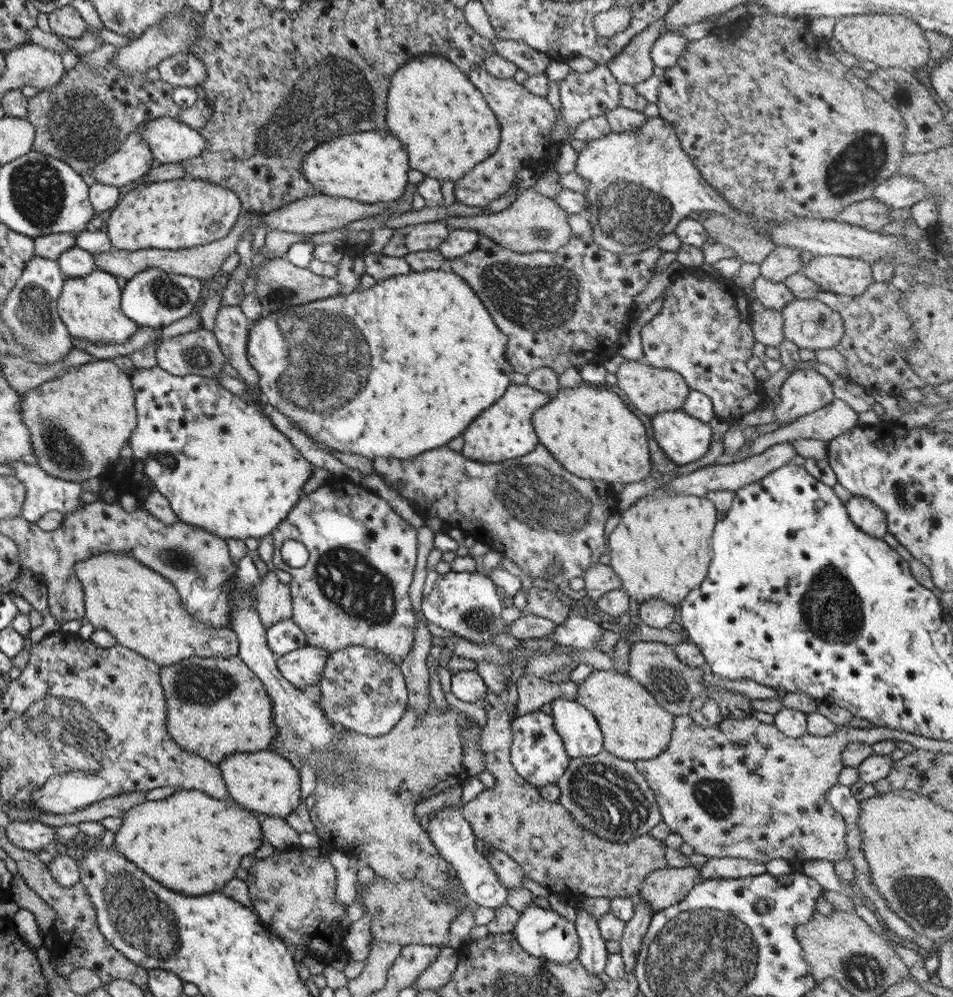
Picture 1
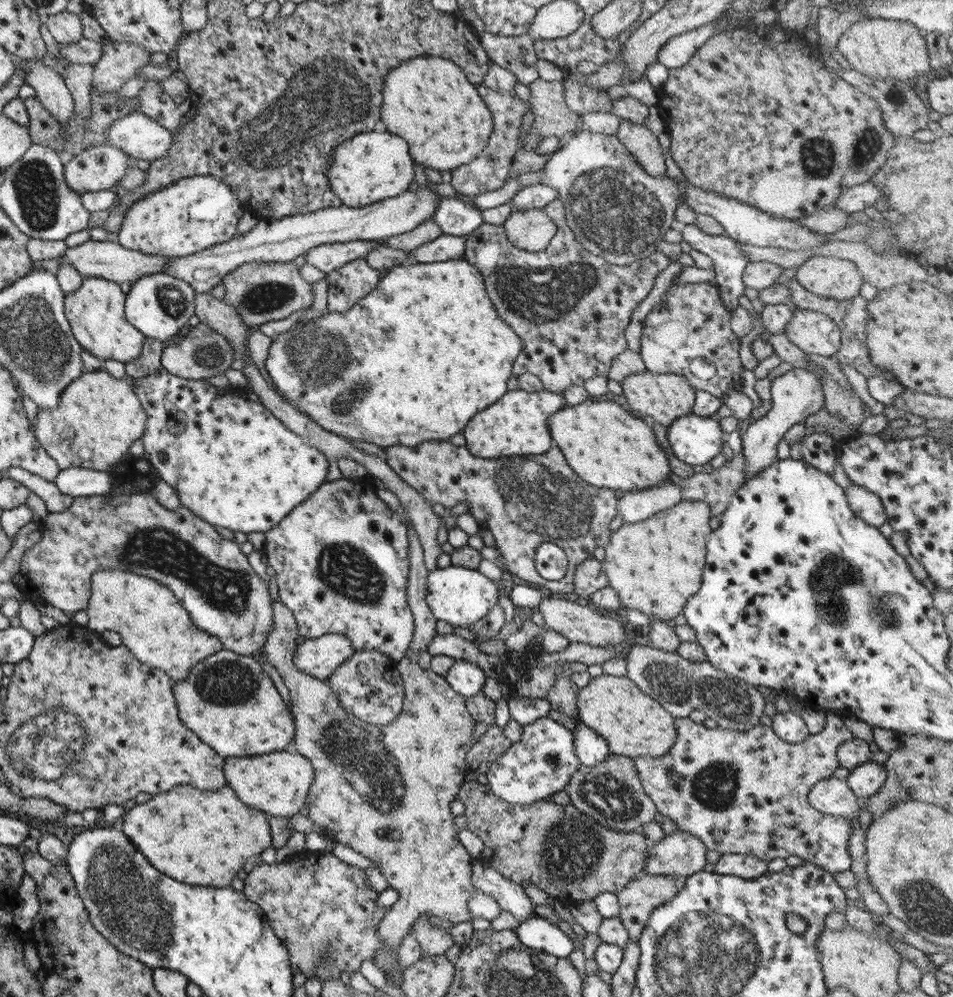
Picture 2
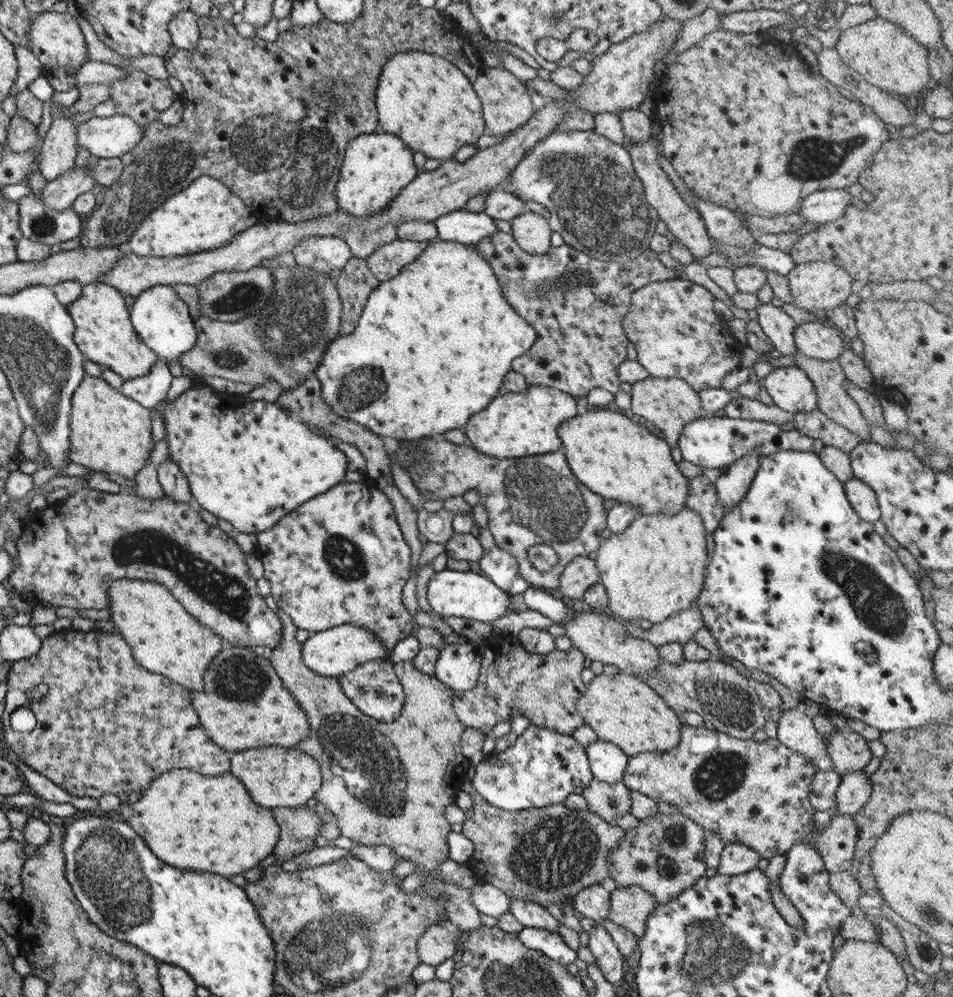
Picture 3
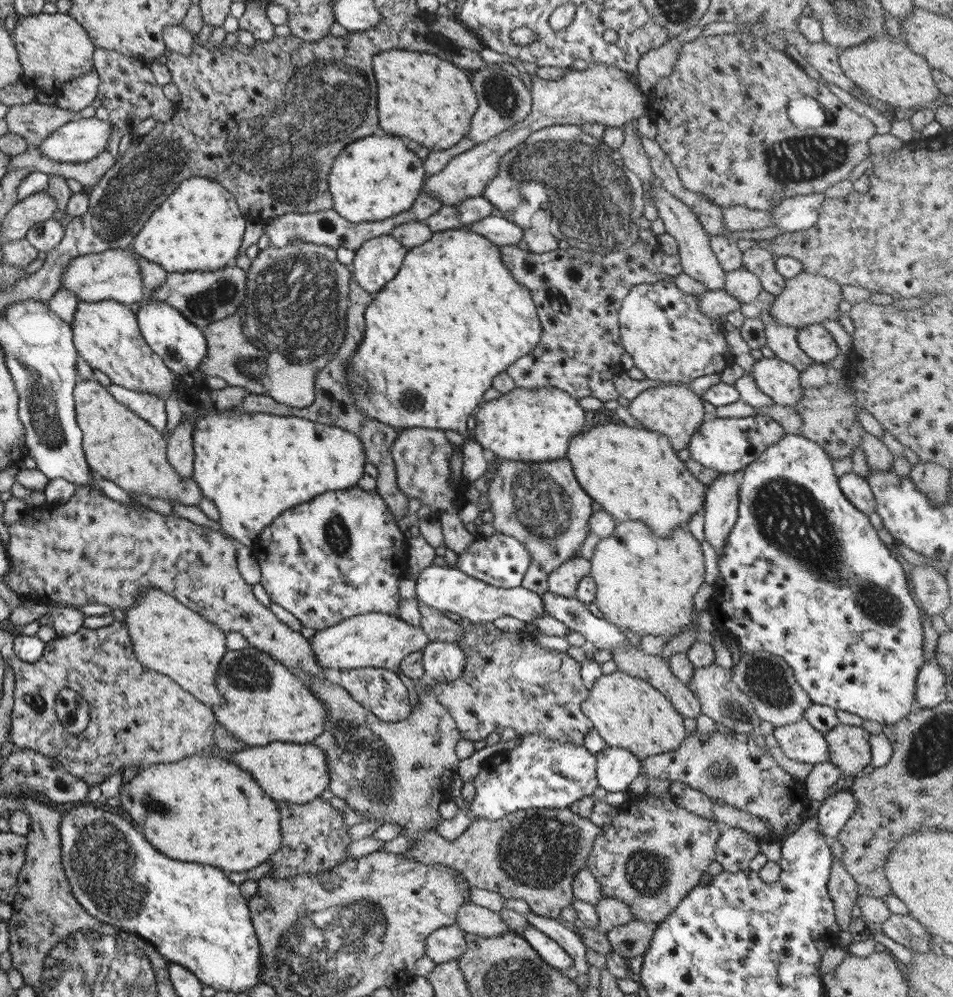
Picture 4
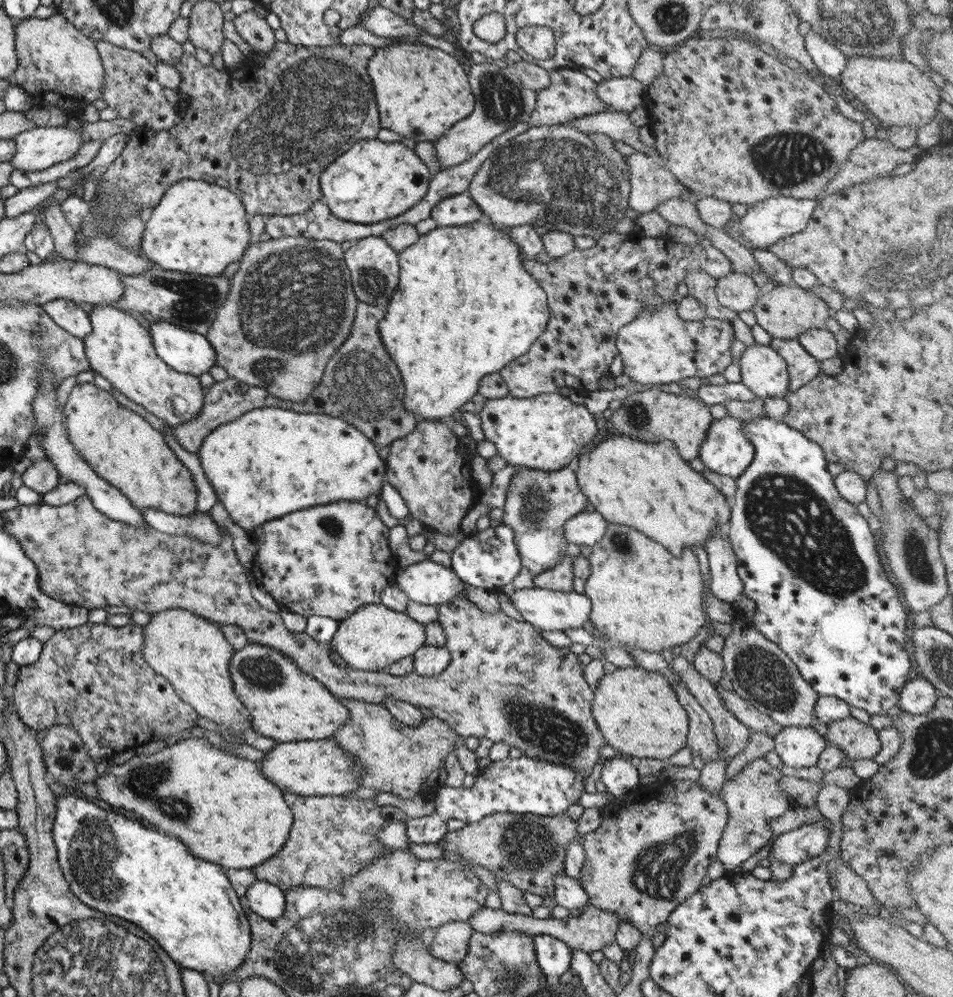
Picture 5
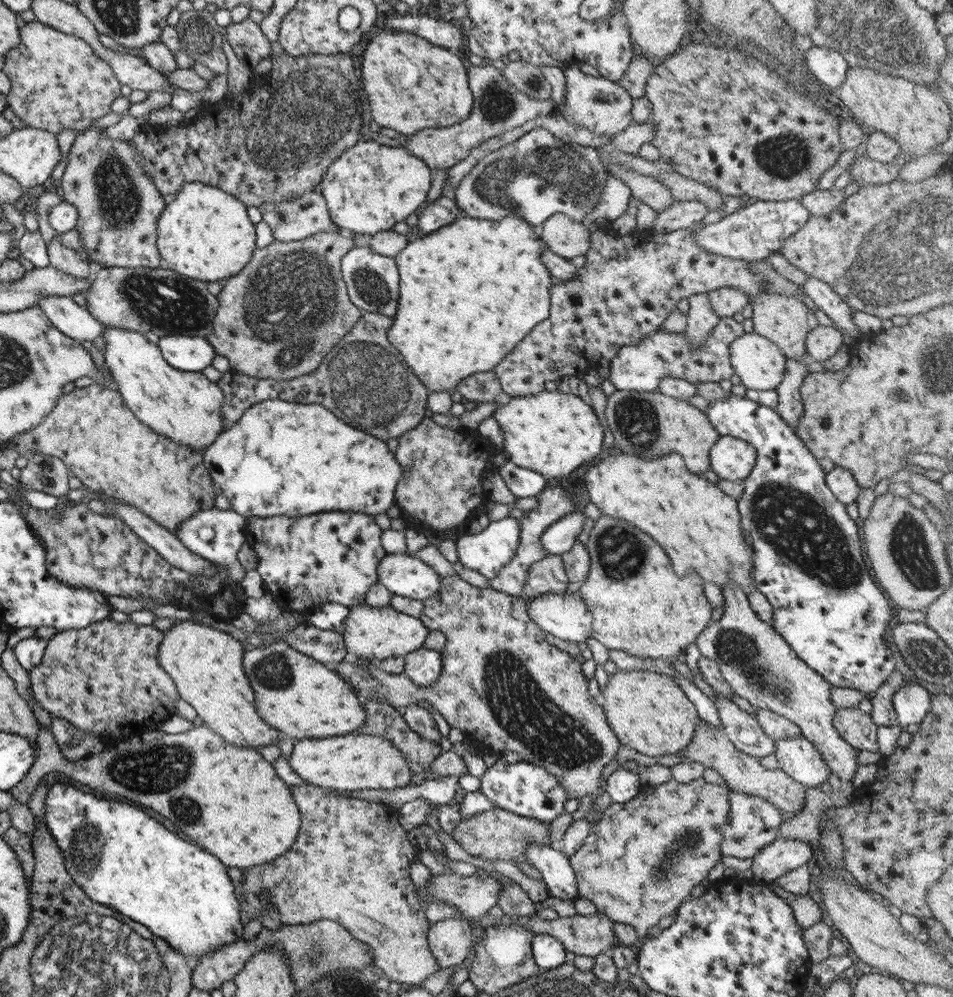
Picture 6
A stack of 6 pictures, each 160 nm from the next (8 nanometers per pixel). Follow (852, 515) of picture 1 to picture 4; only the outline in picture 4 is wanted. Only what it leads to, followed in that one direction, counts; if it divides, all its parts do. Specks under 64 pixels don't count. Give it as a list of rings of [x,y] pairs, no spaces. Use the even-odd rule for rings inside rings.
[[[847,472],[837,482],[843,497],[855,509],[867,516],[874,512],[874,497],[864,478],[860,478],[859,475],[855,475],[853,472]]]

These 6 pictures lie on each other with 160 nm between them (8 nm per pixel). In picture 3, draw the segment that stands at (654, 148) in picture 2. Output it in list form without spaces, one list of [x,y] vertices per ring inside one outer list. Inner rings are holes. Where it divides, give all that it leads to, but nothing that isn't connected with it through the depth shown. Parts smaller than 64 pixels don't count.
[[[649,141],[643,144],[633,144],[633,146],[624,146],[627,156],[632,162],[634,173],[642,184],[643,192],[646,201],[655,209],[656,216],[665,224],[665,228],[671,232],[679,243],[681,243],[694,258],[700,258],[707,253],[712,252],[713,241],[708,237],[704,222],[695,209],[690,208],[688,204],[680,197],[680,194],[674,189],[671,181],[661,171],[656,160],[656,152],[654,146]]]

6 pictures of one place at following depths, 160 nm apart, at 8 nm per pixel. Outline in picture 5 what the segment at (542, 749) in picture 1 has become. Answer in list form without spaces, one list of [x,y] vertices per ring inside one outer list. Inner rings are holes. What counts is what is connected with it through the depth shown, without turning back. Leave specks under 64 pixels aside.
[[[523,755],[514,760],[506,758],[499,762],[493,761],[487,768],[479,769],[474,777],[470,788],[441,787],[435,795],[434,811],[430,815],[411,818],[392,805],[381,806],[380,814],[385,822],[402,820],[410,843],[435,843],[447,832],[447,819],[471,824],[493,813],[561,815],[579,800],[584,791],[584,778],[571,767]]]

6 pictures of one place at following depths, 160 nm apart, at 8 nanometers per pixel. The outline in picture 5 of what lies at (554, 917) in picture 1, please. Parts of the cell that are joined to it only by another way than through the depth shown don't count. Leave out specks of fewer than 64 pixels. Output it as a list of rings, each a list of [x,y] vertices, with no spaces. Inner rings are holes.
[[[535,935],[532,943],[538,968],[547,979],[556,979],[569,968],[572,955],[564,942],[549,935]]]

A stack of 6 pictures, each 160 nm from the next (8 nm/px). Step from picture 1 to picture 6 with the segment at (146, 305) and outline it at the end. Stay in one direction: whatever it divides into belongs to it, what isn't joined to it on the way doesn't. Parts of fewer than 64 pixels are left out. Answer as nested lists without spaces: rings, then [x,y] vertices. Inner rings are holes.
[[[161,337],[156,345],[169,366],[185,372],[200,373],[216,355],[213,347],[201,337]]]

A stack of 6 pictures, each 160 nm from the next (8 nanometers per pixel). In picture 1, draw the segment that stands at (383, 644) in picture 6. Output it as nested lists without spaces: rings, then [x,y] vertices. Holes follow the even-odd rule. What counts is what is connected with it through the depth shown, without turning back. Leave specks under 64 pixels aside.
[[[306,644],[276,656],[276,669],[287,682],[301,691],[319,680],[328,654],[318,646]]]

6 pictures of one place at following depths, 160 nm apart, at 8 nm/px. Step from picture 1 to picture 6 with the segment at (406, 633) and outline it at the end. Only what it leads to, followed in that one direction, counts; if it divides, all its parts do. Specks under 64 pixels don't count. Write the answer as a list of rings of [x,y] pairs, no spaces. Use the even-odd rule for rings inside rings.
[[[328,511],[295,518],[283,515],[266,518],[249,517],[246,520],[245,541],[257,558],[256,571],[263,588],[270,593],[273,602],[282,611],[301,613],[311,606],[322,606],[325,602],[337,602],[351,608],[363,602],[369,587],[378,582],[376,562],[383,559],[385,552],[379,536],[382,530],[374,518],[359,512]]]

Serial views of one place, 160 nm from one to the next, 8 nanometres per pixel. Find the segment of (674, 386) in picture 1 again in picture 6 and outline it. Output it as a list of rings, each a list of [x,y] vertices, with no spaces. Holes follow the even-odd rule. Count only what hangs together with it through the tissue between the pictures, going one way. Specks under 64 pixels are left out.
[[[616,390],[606,398],[604,414],[607,426],[615,438],[615,446],[621,452],[646,459],[654,459],[665,453],[676,452],[682,456],[684,465],[689,472],[702,476],[703,472],[709,469],[708,452],[715,444],[719,434],[715,432],[707,417],[687,401],[661,394],[658,391]]]

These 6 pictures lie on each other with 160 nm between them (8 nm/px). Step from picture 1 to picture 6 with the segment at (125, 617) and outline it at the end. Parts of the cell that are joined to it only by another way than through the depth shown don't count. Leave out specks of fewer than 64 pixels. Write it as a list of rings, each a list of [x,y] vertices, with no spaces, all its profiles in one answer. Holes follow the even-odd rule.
[[[176,621],[162,632],[158,644],[159,666],[171,677],[178,698],[195,709],[196,715],[225,742],[237,746],[269,746],[277,732],[255,712],[254,694],[242,669],[243,649],[223,631],[194,621]]]

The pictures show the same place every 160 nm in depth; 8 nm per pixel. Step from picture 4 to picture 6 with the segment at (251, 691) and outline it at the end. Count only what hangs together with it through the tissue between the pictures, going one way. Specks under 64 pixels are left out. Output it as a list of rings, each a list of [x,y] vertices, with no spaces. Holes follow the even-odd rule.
[[[281,640],[245,649],[242,669],[254,694],[258,717],[271,728],[291,738],[327,738],[354,734],[356,728],[365,722],[363,700],[335,671],[293,650]]]

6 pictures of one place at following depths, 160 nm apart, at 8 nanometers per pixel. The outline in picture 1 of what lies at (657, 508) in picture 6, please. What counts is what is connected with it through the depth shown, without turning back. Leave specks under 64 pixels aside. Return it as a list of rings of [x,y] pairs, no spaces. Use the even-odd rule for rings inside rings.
[[[581,381],[573,388],[559,387],[531,416],[537,442],[577,478],[608,485],[632,484],[650,476],[648,440],[641,420],[616,393]]]

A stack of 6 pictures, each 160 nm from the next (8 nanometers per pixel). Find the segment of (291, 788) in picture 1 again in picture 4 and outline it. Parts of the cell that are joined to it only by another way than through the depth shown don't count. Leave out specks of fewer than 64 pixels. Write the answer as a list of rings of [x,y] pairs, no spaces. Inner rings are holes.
[[[273,741],[267,746],[235,752],[231,762],[235,762],[241,770],[247,770],[271,800],[305,804],[318,797],[327,788],[329,780],[325,755],[319,747],[311,744]]]

